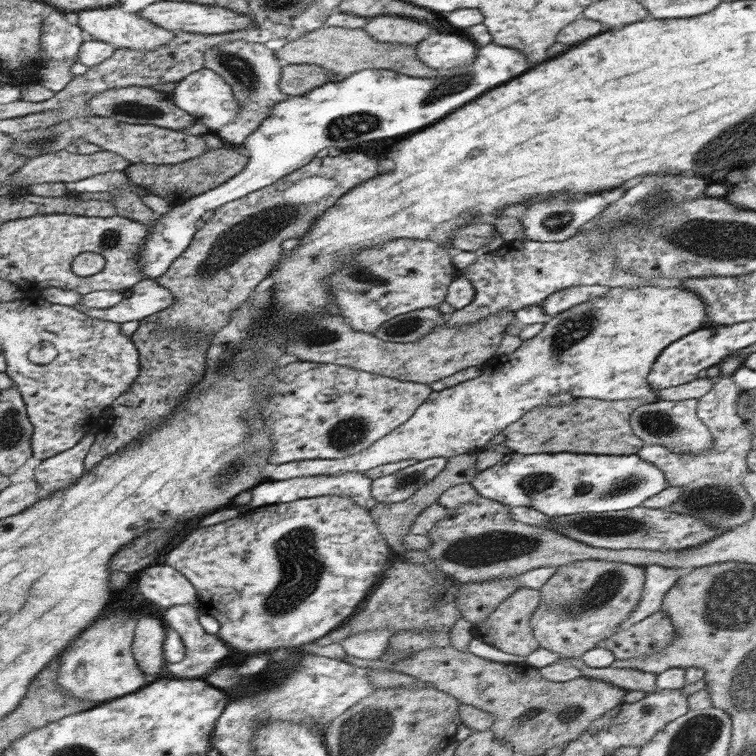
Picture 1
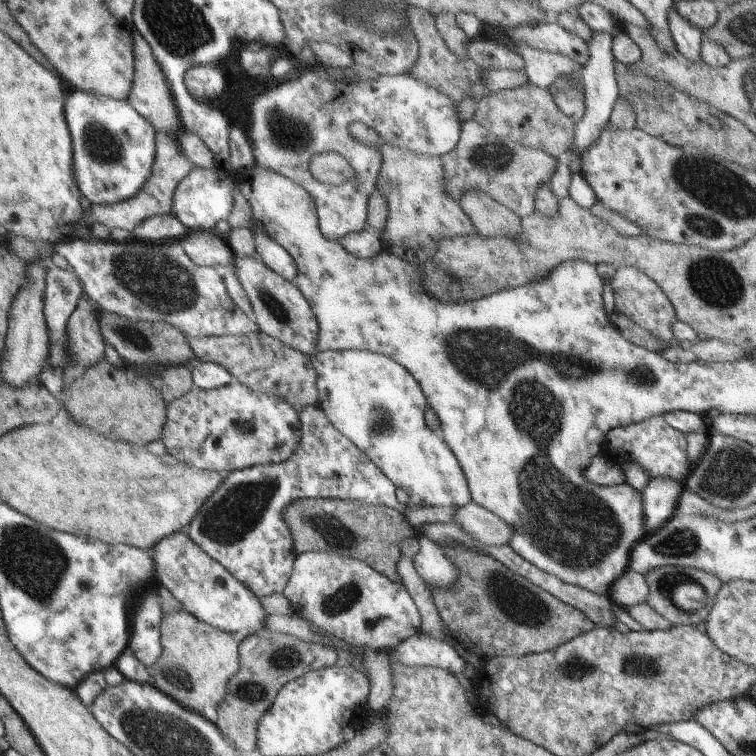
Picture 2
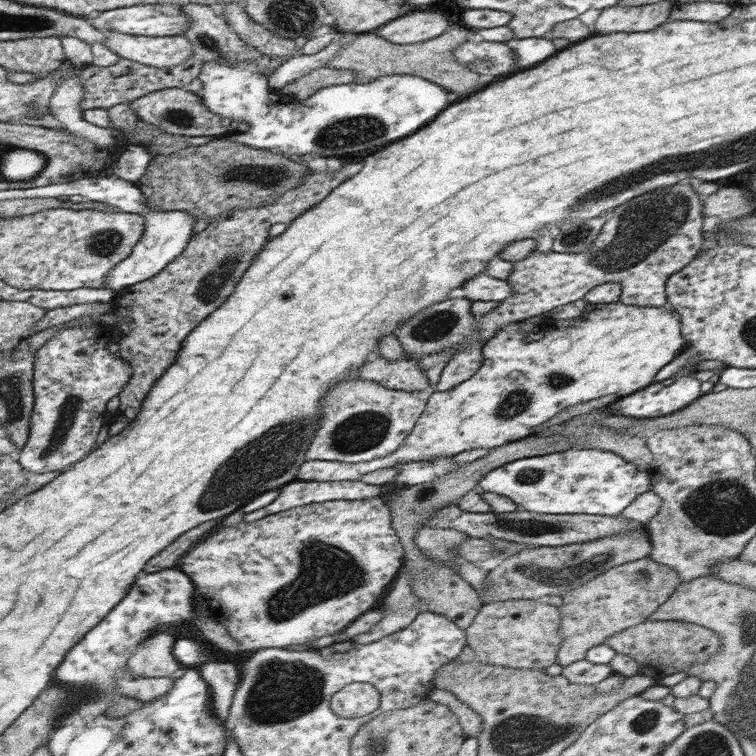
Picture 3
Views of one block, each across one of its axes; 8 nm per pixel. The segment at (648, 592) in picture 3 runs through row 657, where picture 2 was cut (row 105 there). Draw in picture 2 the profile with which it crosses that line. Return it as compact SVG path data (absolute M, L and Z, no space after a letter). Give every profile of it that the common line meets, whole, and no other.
M581 74L561 75L549 87L551 96L558 109L576 124L586 113L585 87L581 80Z

